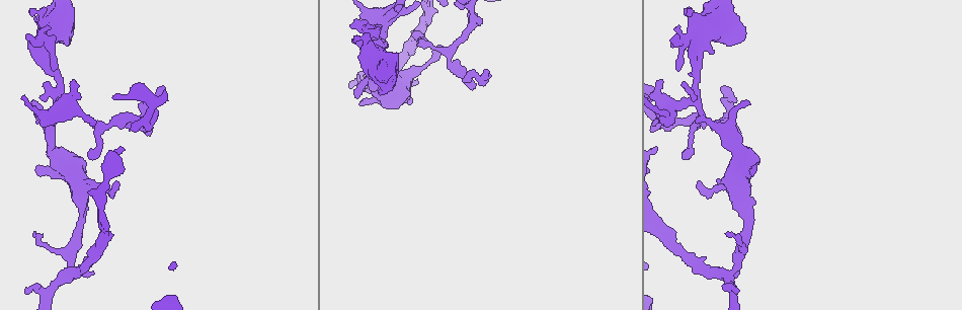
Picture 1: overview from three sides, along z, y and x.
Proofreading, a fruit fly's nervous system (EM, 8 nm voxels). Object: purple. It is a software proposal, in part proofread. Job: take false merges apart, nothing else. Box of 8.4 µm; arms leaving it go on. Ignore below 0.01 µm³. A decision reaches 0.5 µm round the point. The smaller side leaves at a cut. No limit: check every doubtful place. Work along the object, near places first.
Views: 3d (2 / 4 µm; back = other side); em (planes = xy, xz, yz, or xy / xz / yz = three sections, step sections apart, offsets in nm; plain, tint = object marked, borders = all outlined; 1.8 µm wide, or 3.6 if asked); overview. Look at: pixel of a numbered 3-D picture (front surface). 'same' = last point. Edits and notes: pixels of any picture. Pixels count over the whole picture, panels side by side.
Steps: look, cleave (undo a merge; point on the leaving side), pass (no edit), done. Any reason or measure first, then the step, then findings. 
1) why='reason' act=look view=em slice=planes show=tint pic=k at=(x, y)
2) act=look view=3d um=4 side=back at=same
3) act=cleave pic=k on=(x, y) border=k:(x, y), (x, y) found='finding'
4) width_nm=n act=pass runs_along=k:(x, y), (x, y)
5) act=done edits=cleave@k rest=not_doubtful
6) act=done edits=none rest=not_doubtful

act=look view=3d um=4 pic=1 at=(729, 275)

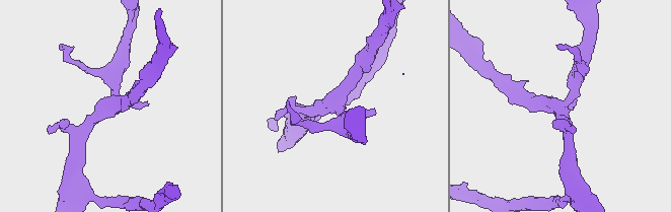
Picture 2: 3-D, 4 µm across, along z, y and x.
why='need the tissue' act=look view=em slice=planes show=tint pic=2 at=(338, 105)

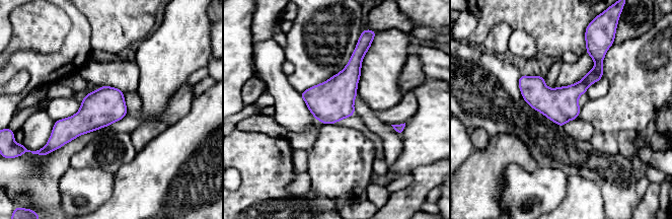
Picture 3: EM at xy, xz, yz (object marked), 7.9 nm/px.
act=pass found='continuous, no second neuron'

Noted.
why='a narrow waist' act=look view=em slice=planes show=plain pic=1 at=(691, 133)

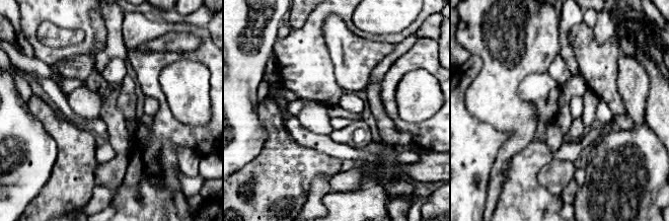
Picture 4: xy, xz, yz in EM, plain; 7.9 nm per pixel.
why='with the object marked' act=look view=em slice=planes show=tint at=same

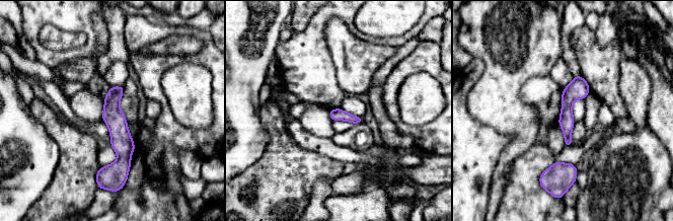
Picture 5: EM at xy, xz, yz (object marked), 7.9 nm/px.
act=pass runs_along=5:(120, 88), (121, 160), (106, 174) found='all the same neuron'

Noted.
act=look view=3d um=4 side=back pic=1 at=(368, 52)

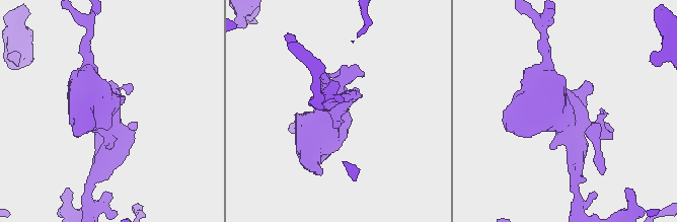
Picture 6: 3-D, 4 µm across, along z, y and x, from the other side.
act=look view=em um=3.6 slice=planes show=tint pic=6 at=(107, 126)

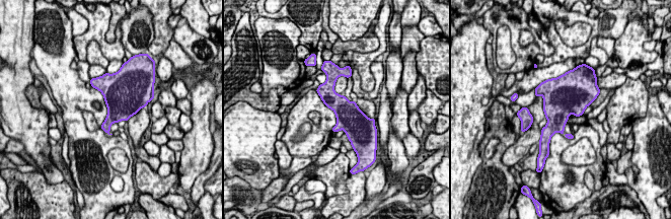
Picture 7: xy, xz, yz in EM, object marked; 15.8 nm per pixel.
width_nm=360 act=pass found='all the same neuron'

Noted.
act=done edits=none rest=not_doubtful

